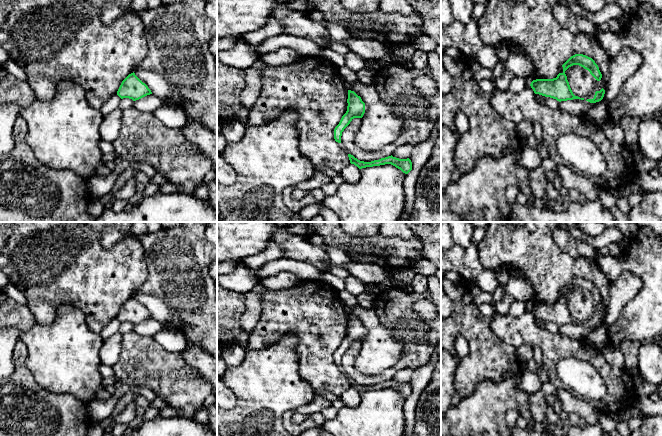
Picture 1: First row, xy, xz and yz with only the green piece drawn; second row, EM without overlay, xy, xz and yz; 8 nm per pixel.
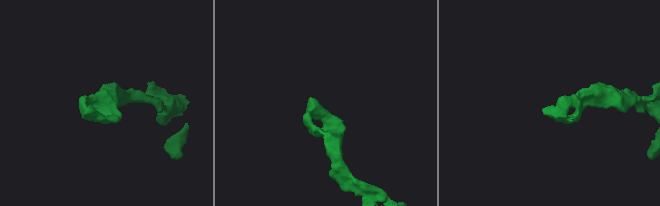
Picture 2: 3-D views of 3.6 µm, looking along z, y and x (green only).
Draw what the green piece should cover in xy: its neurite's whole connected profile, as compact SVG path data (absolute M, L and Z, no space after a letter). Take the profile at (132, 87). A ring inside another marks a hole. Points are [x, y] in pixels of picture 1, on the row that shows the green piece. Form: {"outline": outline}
{"outline": "M135 73L129 74L121 83L117 95L123 98L129 98L133 101L139 100L147 95L152 94L148 86L143 83Z"}

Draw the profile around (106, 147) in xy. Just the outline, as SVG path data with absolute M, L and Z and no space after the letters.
M101 140L99 143L99 147L103 154L113 153L115 151L113 142L109 142L106 140Z

